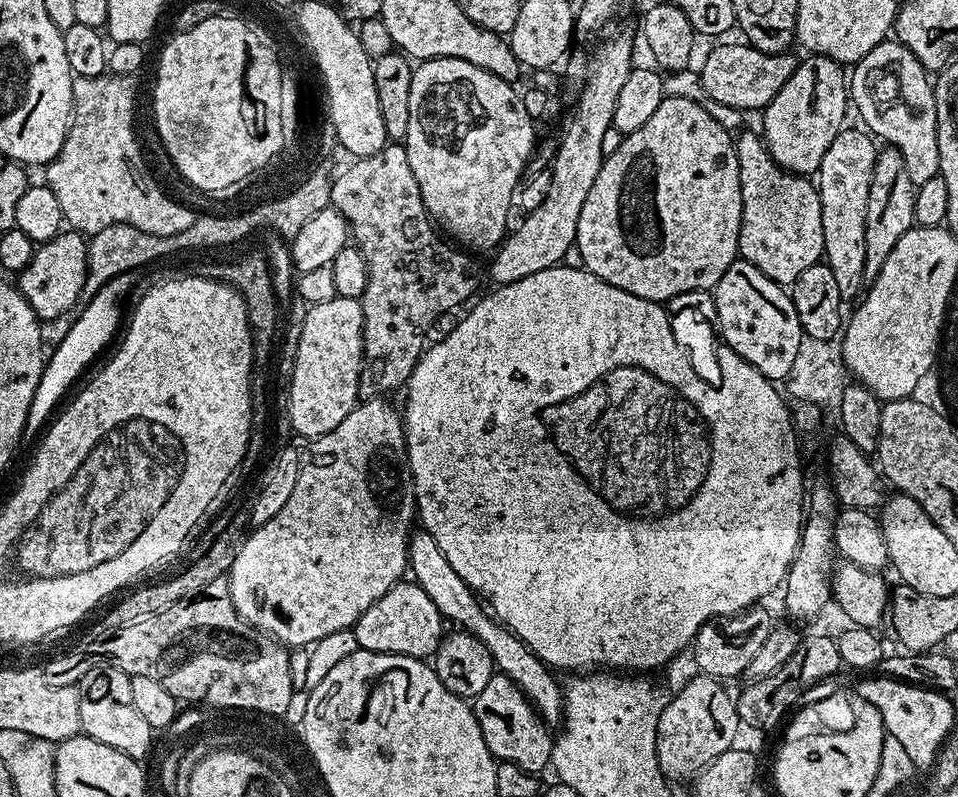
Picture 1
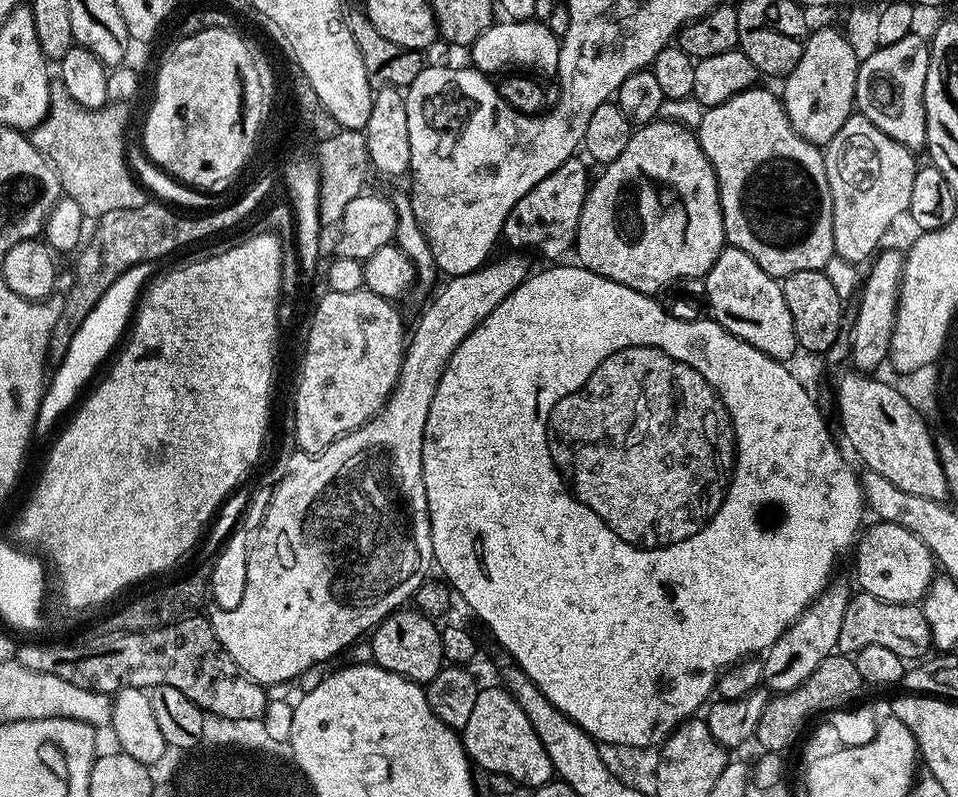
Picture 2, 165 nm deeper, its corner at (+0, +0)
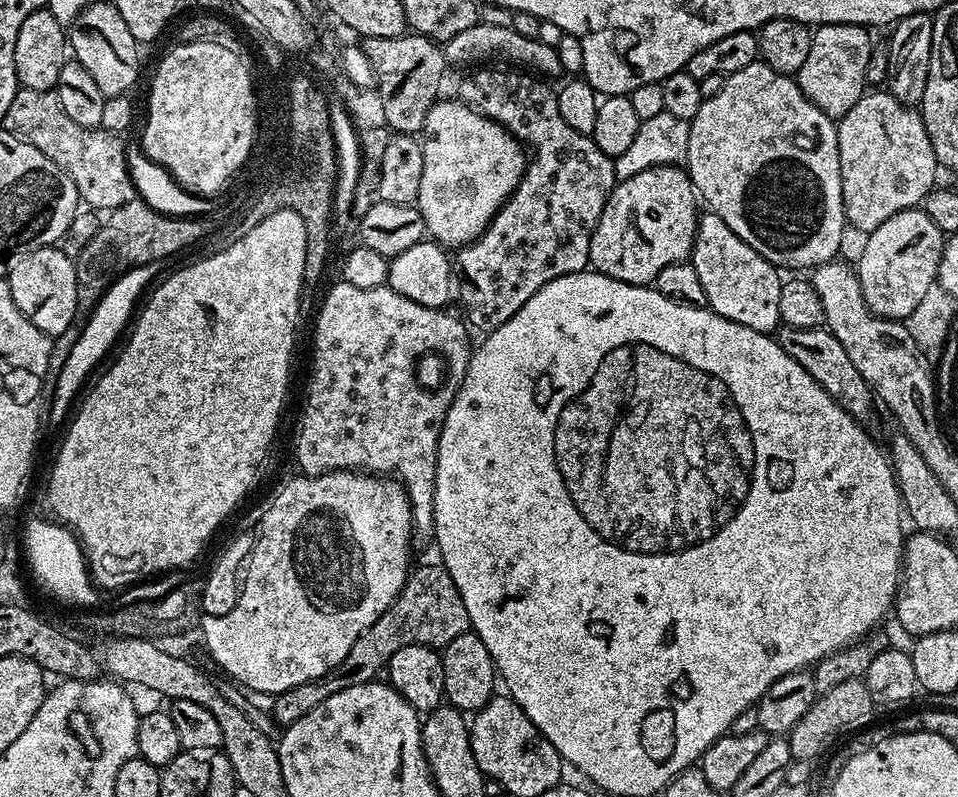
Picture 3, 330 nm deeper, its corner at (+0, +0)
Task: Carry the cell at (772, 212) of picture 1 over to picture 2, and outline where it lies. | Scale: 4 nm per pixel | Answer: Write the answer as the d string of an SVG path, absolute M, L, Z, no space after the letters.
M753 86L740 92L736 96L730 98L721 105L707 109L701 118L701 124L698 129L698 139L702 150L706 154L706 158L712 164L712 169L716 175L718 182L718 190L720 191L720 209L722 210L722 218L724 219L724 235L727 243L731 247L742 250L746 254L750 254L750 258L754 258L754 262L758 262L758 266L762 266L762 270L766 270L766 274L777 278L783 278L790 274L798 274L798 270L824 270L829 266L828 259L834 256L834 218L832 217L832 199L830 198L830 182L826 178L826 162L824 161L824 153L817 145L811 144L802 138L794 130L794 126L790 122L790 118L784 109L784 101L779 95L776 96L768 88L760 88L761 86Z

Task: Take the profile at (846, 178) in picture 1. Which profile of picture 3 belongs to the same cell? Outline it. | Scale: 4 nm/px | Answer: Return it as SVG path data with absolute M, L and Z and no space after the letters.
M868 90L850 110L839 117L836 125L838 134L838 158L842 166L842 198L844 199L844 219L861 234L872 232L886 218L894 218L907 208L923 205L926 194L937 187L938 165L930 134L926 134L924 117L915 107L899 101L888 90Z

